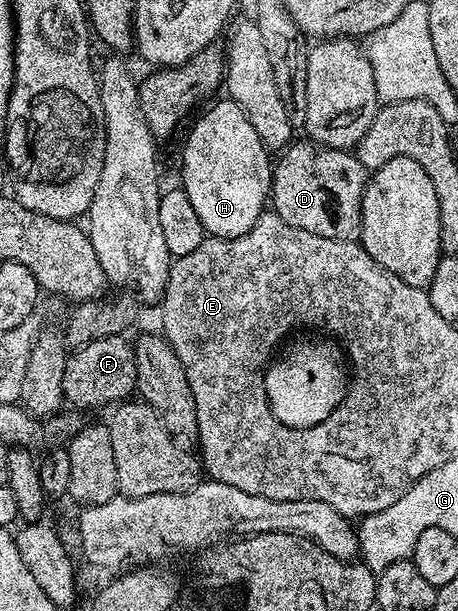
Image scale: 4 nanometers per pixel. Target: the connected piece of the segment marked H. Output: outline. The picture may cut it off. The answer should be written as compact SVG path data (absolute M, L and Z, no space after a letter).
M222 97L210 106L201 112L203 115L195 121L194 128L182 147L180 187L186 192L188 201L192 201L192 209L196 209L196 217L200 217L200 225L207 236L215 239L235 239L248 233L248 229L252 229L252 225L256 225L263 211L267 210L272 178L272 155L266 150L260 137L256 137L256 129L252 129L252 121L244 117L244 109L240 109L240 105L236 105L229 97Z

